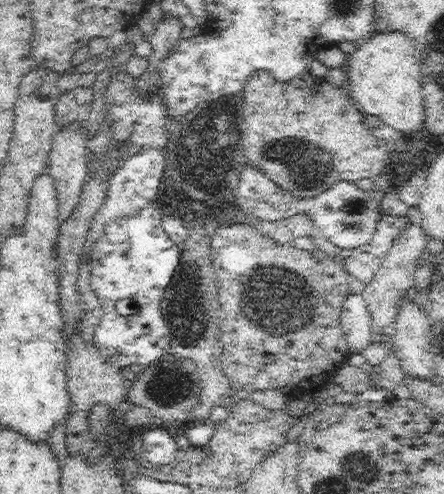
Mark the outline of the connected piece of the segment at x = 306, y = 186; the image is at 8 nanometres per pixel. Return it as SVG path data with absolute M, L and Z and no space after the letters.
M309 69L285 82L276 80L276 77L274 77L274 74L271 72L258 71L252 73L252 76L248 78L243 92L238 97L238 101L242 105L240 109L241 141L243 142L243 153L245 154L245 158L247 158L249 163L255 166L256 169L261 169L266 175L270 176L284 190L295 192L298 196L320 194L328 190L338 181L354 183L358 182L358 180L362 180L362 178L371 178L377 174L385 173L386 169L390 166L392 156L388 153L386 144L374 138L373 130L364 127L365 116L362 115L361 112L358 112L351 94L348 92L347 85L332 86L330 83L332 82L329 80L323 80L323 78L314 76Z

